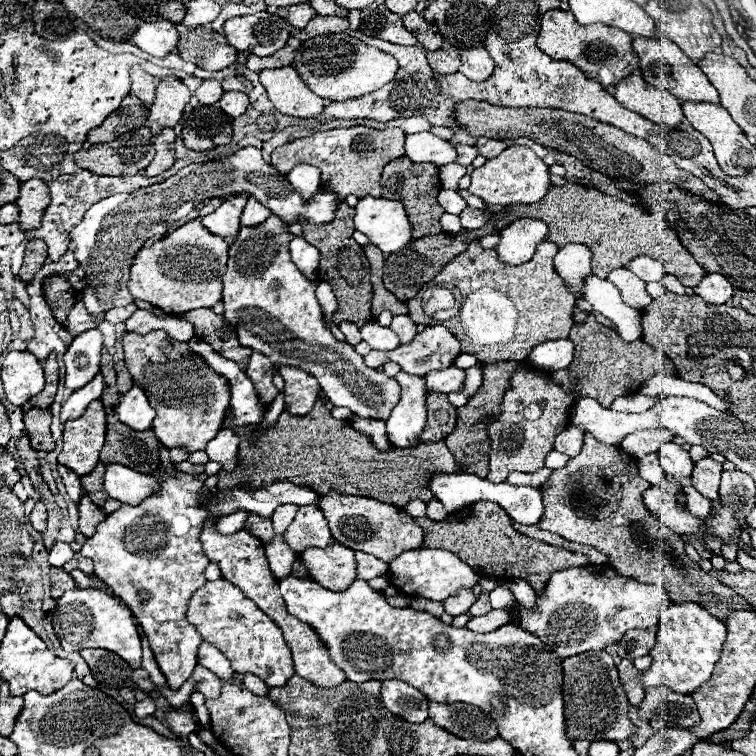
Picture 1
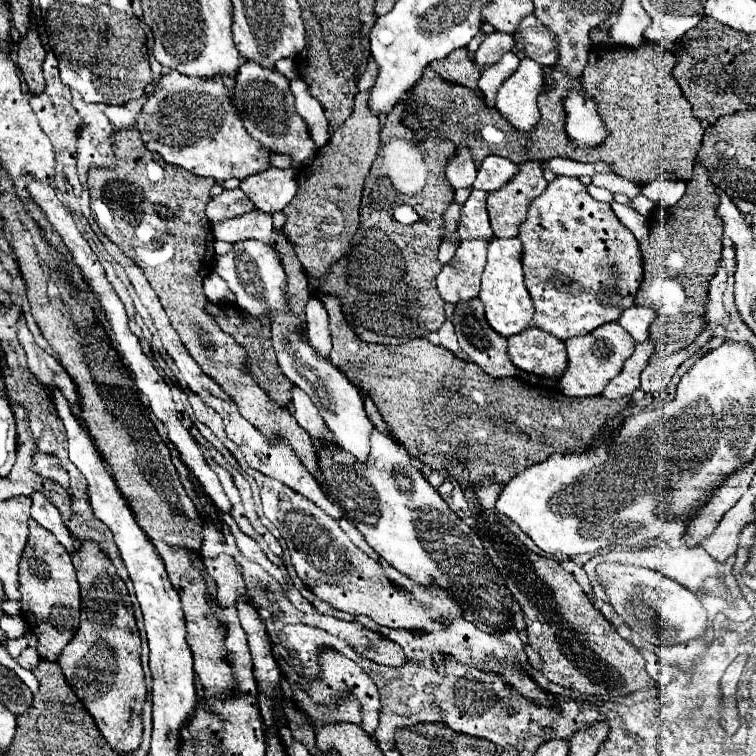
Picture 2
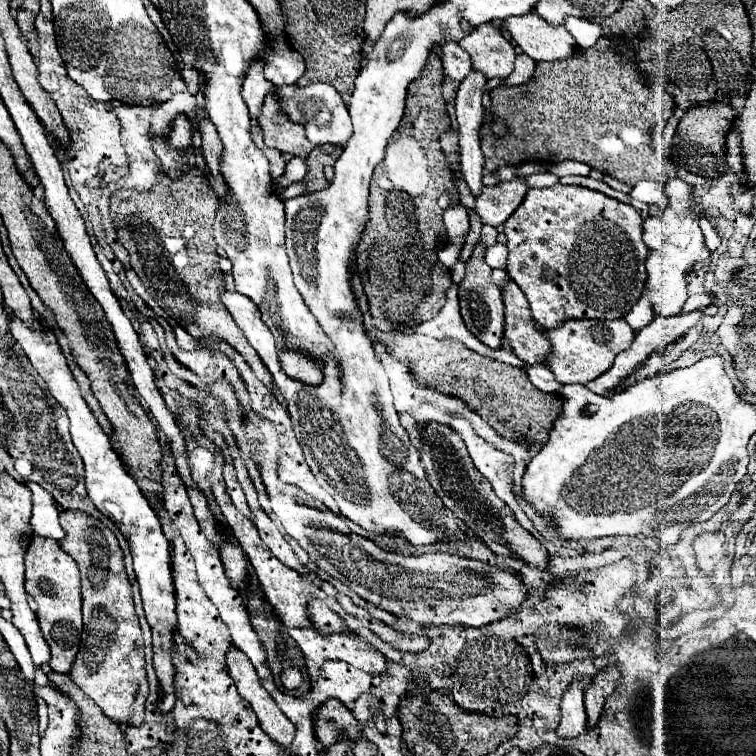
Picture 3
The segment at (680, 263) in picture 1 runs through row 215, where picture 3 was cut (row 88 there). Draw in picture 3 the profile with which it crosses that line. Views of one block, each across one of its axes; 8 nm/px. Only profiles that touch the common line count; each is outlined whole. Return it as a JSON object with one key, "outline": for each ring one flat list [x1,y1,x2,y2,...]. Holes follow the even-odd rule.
{"outline":[[600,38,592,48,574,48,572,56,568,58,562,58,562,60,554,60,554,62,538,62,536,64,536,70,532,74,532,78,526,82,526,84,518,84,518,86,498,86,494,90,490,90,492,94,492,116,498,116,498,118,504,118,510,126,510,134,504,136,504,138,492,138,488,134,488,130,482,126,480,128,480,138,482,138,482,152,484,152,484,158,486,158,486,164,484,164,484,170,486,172,492,172,504,164,520,164,520,162,538,162,538,164,556,164,556,162,562,162,562,160,578,160,578,162,584,162,588,164,590,168,594,170,600,170,602,174,608,174,608,176,616,176,616,180,628,184,628,186,634,186,636,182,640,180,656,180,656,178,668,178,672,172,670,172,670,164,664,162,664,156,658,156,652,148,650,148,650,126,652,122,666,122,674,116,674,102,670,98,670,94,662,88,662,86,652,86,648,84,646,80,640,78,640,74,636,72,634,64,632,64,632,52,628,50,624,56,618,56,614,52,614,46,612,46,612,40,606,40,606,38]]}

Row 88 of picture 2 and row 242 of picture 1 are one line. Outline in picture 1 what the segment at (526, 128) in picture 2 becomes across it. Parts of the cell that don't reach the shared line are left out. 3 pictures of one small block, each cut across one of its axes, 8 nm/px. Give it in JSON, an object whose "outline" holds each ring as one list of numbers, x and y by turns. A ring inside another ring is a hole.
{"outline":[[522,218,512,222,500,232,500,244,496,246,498,258,506,266,520,266,532,260,536,246,548,234,548,226,542,220]]}

